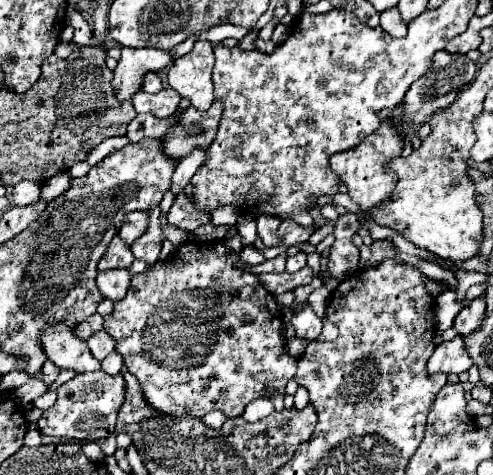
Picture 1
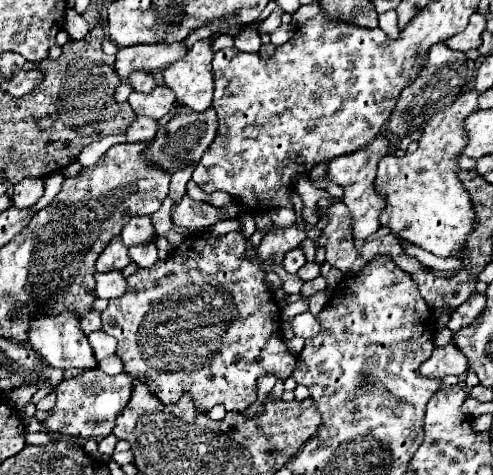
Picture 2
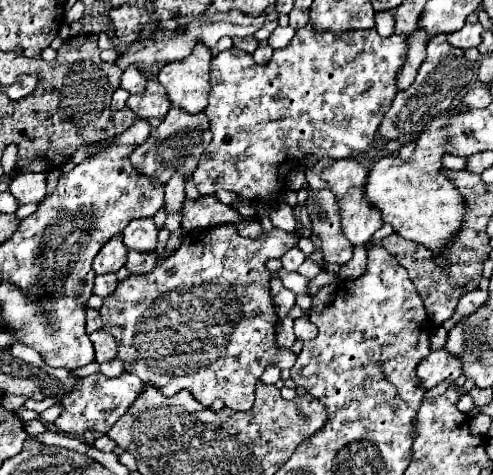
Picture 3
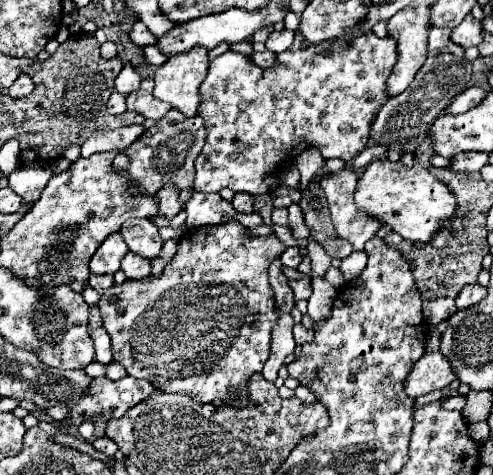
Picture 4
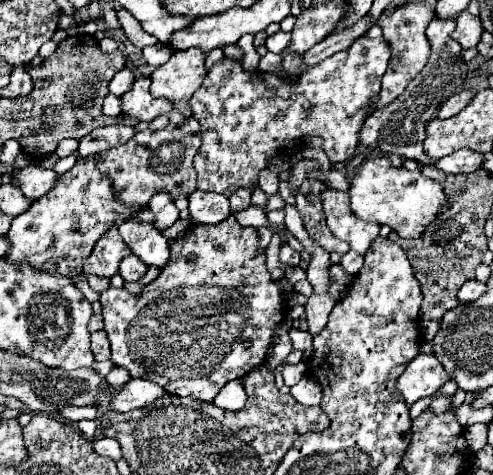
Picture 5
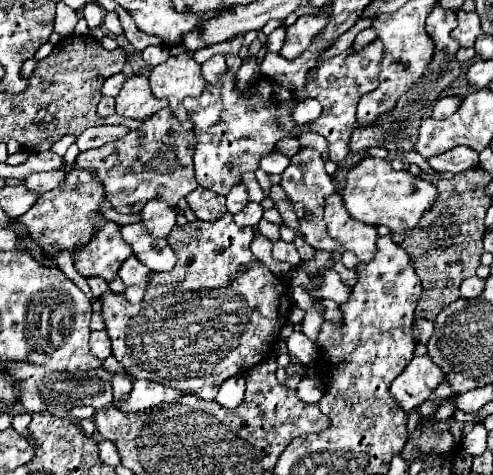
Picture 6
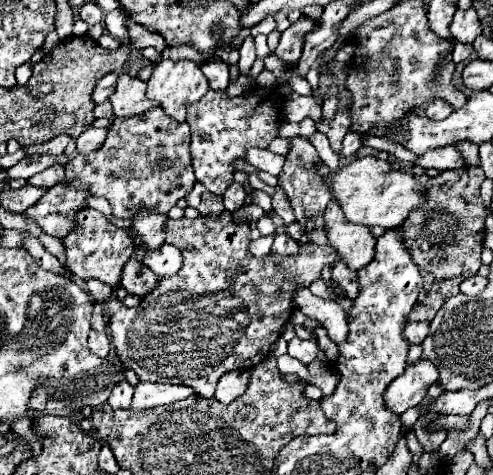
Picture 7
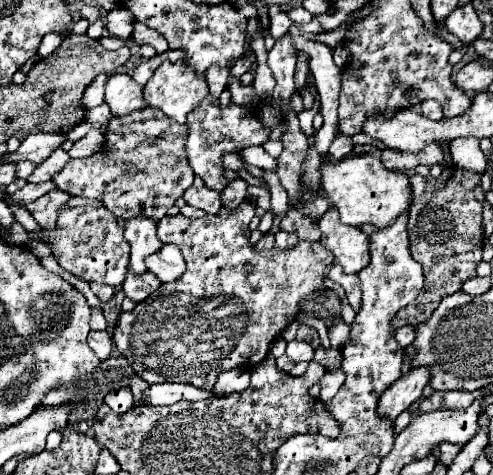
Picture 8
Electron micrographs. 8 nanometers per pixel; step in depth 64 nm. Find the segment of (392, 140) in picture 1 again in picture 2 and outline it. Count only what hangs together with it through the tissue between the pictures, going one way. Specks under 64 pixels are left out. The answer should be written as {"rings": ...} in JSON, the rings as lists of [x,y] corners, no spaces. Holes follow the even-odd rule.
{"rings":[[[380,132],[366,148],[362,150],[356,150],[352,154],[344,154],[344,156],[336,156],[330,160],[328,164],[328,174],[332,178],[332,182],[340,184],[344,188],[344,204],[348,206],[348,210],[352,212],[352,218],[354,218],[354,224],[352,224],[352,230],[354,230],[354,238],[356,240],[366,240],[368,236],[372,236],[380,224],[378,224],[378,214],[380,210],[384,208],[384,196],[380,196],[380,192],[376,192],[376,168],[378,168],[378,162],[390,154],[392,150],[392,144],[386,140],[386,136]]]}

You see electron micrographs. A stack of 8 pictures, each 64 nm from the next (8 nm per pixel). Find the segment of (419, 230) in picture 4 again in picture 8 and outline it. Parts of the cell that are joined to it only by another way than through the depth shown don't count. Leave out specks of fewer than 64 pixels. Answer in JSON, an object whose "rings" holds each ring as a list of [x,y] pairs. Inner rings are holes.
{"rings":[[[346,156],[344,160],[322,166],[322,192],[338,208],[344,224],[374,224],[376,228],[392,226],[412,204],[412,184],[404,172],[388,172],[376,156]]]}

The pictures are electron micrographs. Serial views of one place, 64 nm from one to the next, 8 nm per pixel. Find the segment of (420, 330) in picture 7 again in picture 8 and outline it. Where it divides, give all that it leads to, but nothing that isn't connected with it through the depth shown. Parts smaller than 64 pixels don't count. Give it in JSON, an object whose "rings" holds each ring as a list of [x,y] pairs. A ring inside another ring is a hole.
{"rings":[[[407,325],[401,328],[398,328],[395,331],[395,337],[397,338],[398,343],[402,346],[404,350],[403,364],[407,361],[408,355],[406,348],[413,343],[415,339],[415,326]]]}

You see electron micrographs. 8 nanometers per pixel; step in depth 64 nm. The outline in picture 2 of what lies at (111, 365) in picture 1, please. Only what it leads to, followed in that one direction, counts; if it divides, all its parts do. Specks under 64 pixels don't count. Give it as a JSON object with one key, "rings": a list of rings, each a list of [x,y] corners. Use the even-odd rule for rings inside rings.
{"rings":[[[116,354],[110,356],[108,360],[100,362],[98,368],[100,368],[102,372],[106,372],[106,374],[120,374],[120,372],[124,372],[124,368],[122,368],[122,360],[120,360]]]}

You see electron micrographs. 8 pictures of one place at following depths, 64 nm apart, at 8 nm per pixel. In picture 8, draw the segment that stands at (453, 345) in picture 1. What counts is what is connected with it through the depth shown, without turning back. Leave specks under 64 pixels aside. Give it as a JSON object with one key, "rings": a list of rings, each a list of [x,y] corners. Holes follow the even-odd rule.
{"rings":[[[412,368],[408,374],[400,376],[380,398],[378,412],[380,416],[388,416],[390,420],[396,420],[396,416],[404,410],[408,410],[414,402],[422,398],[424,386],[430,382],[432,372],[430,368]]]}

